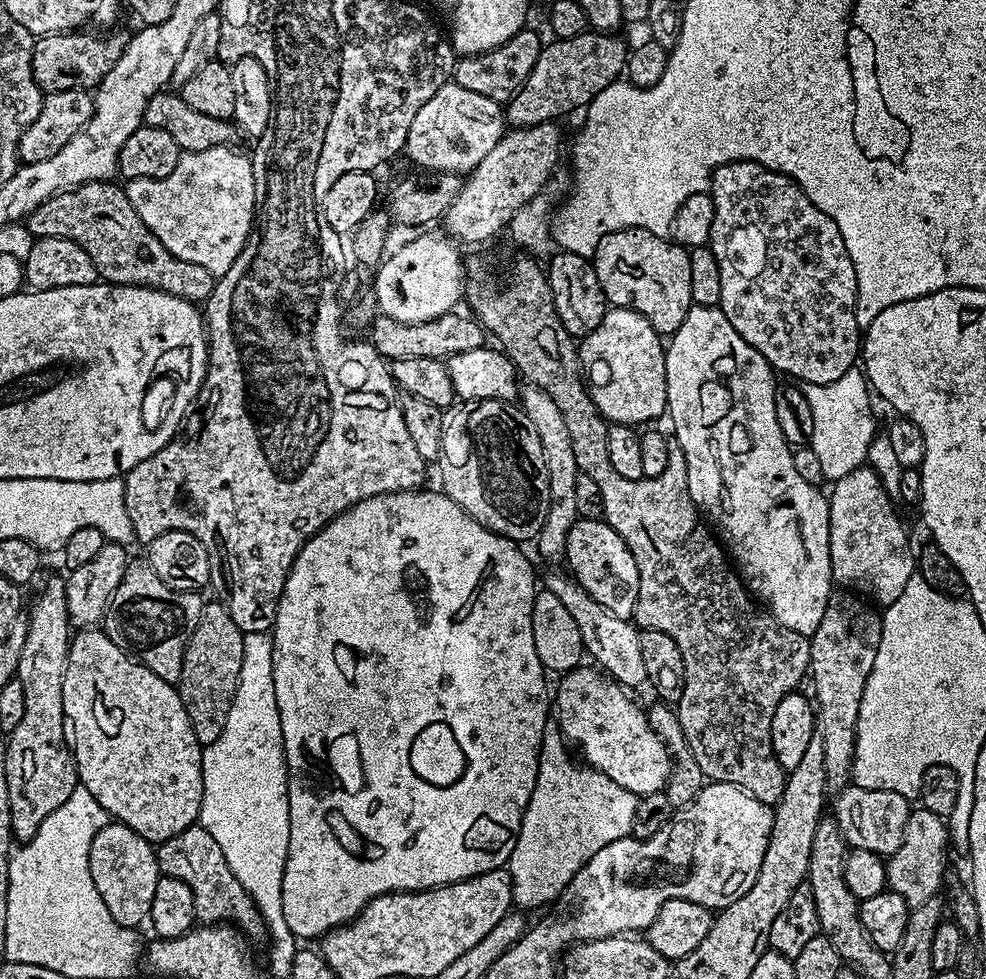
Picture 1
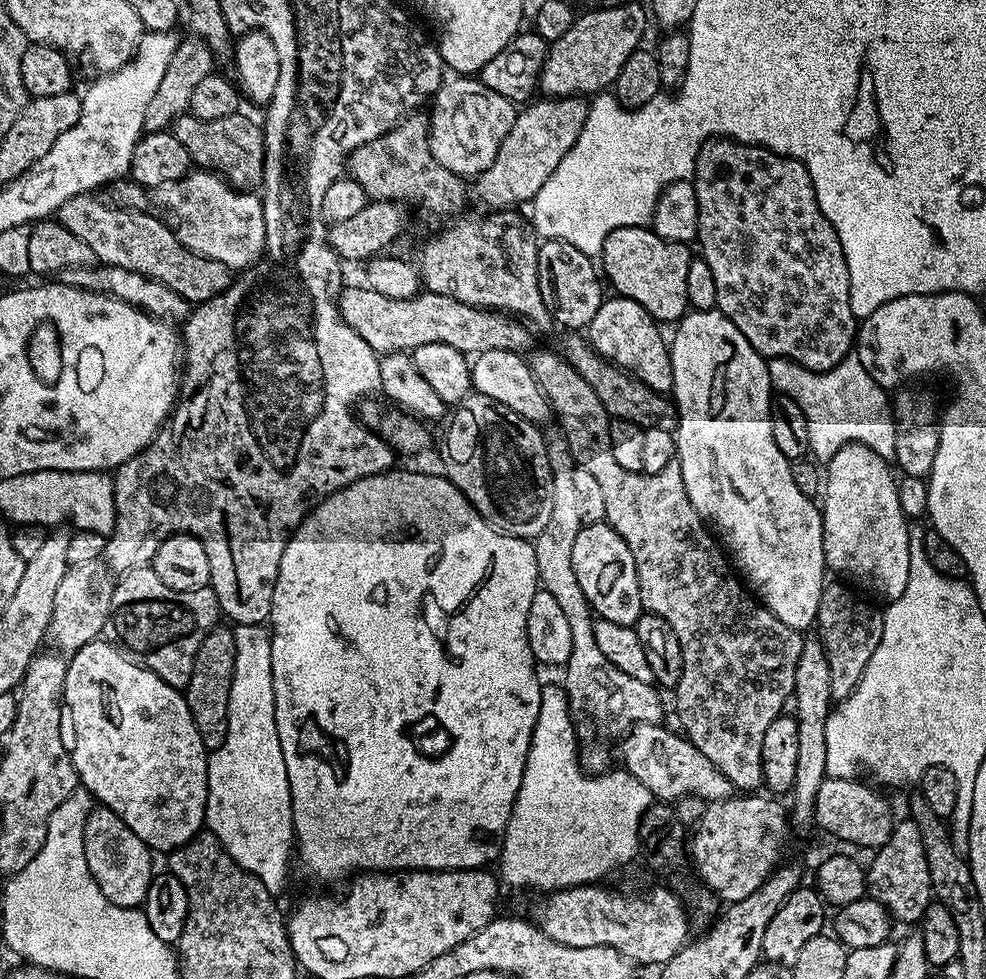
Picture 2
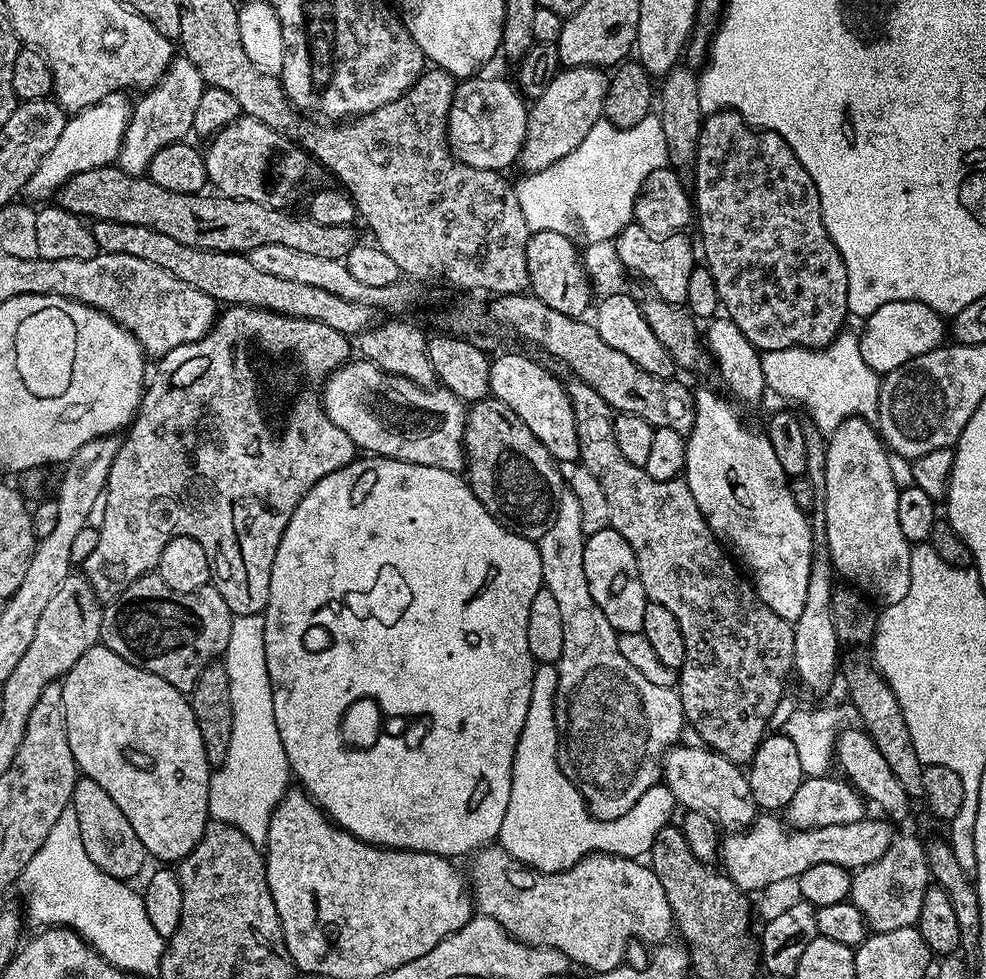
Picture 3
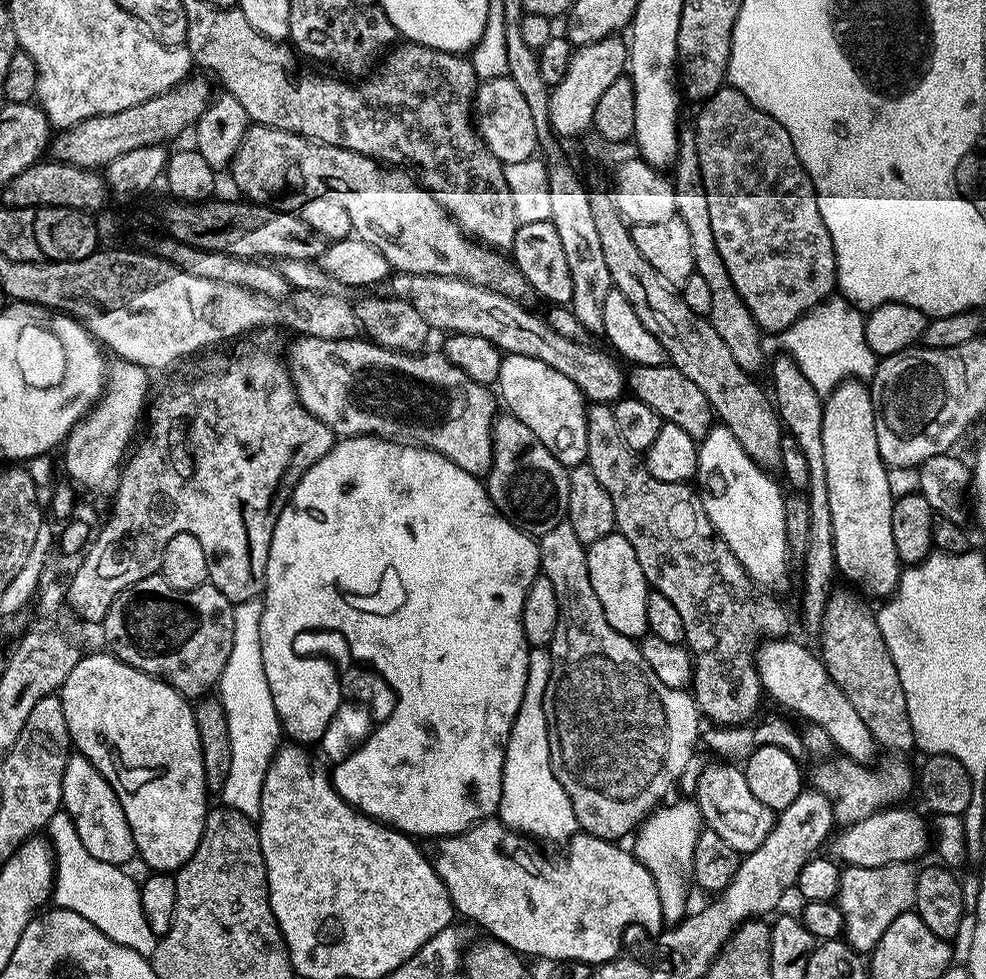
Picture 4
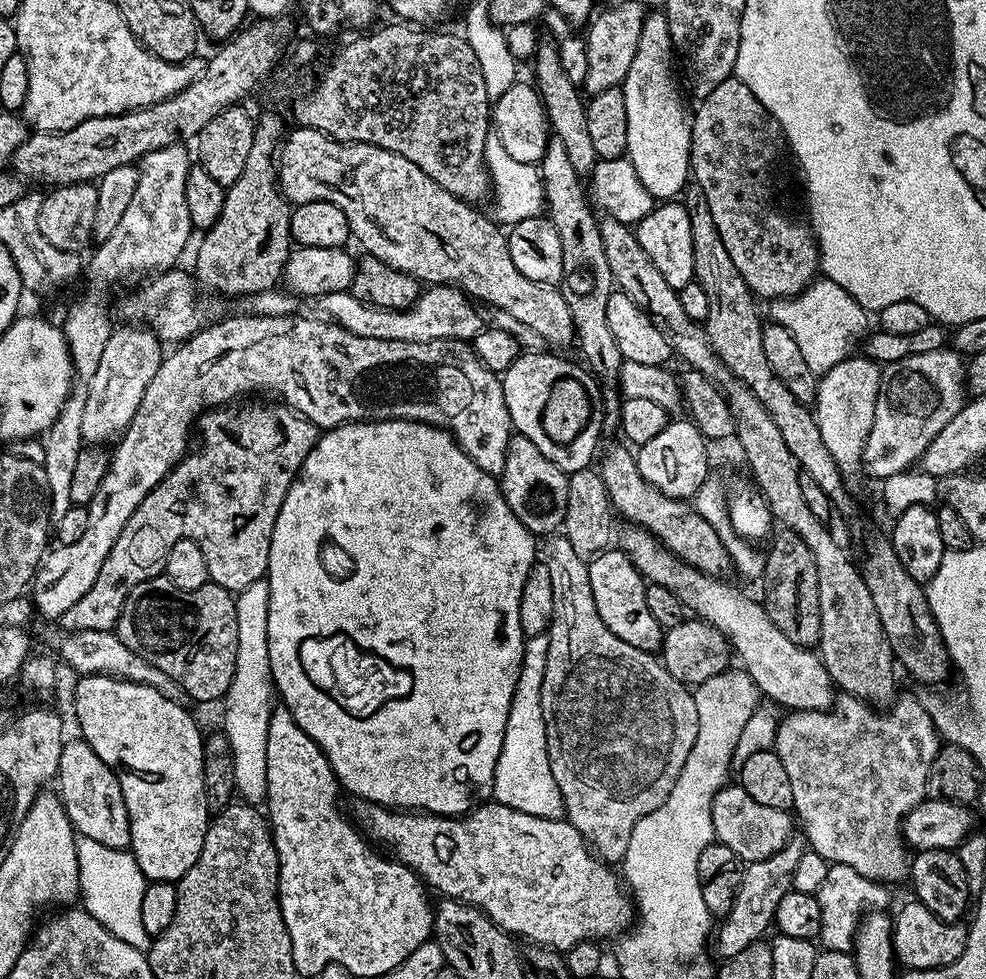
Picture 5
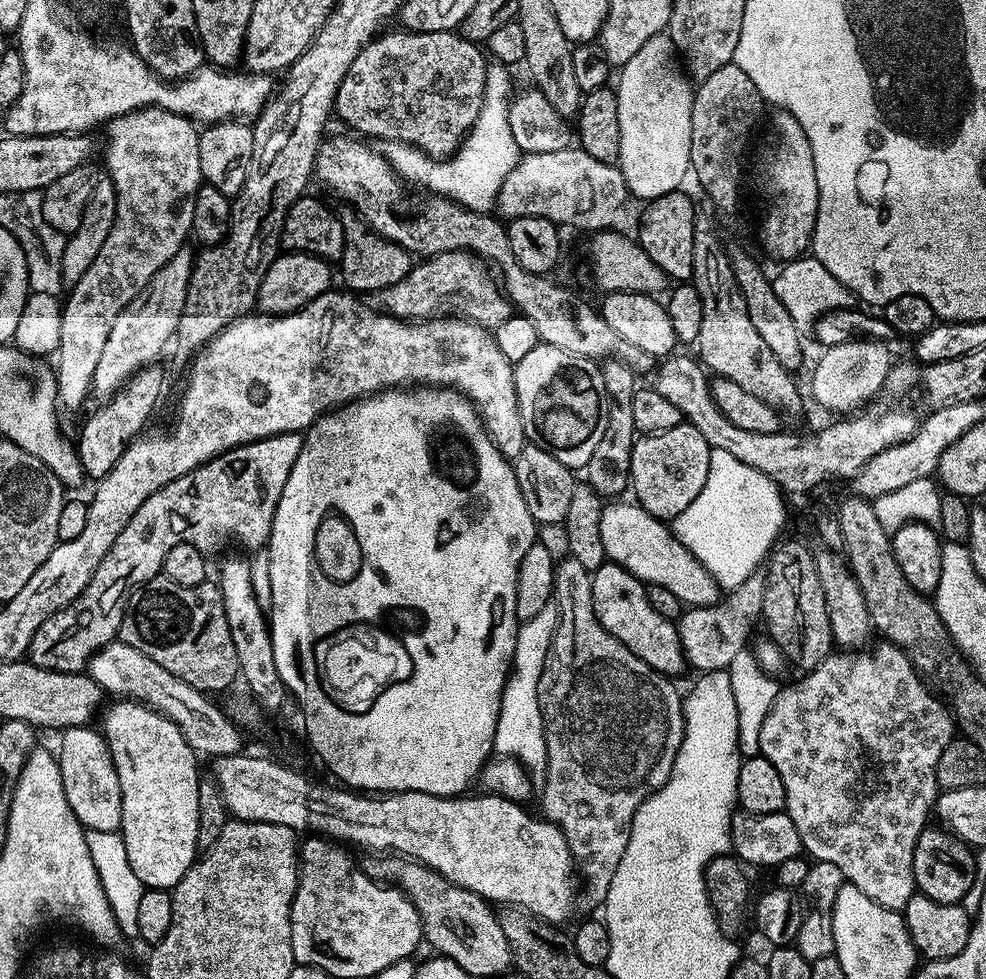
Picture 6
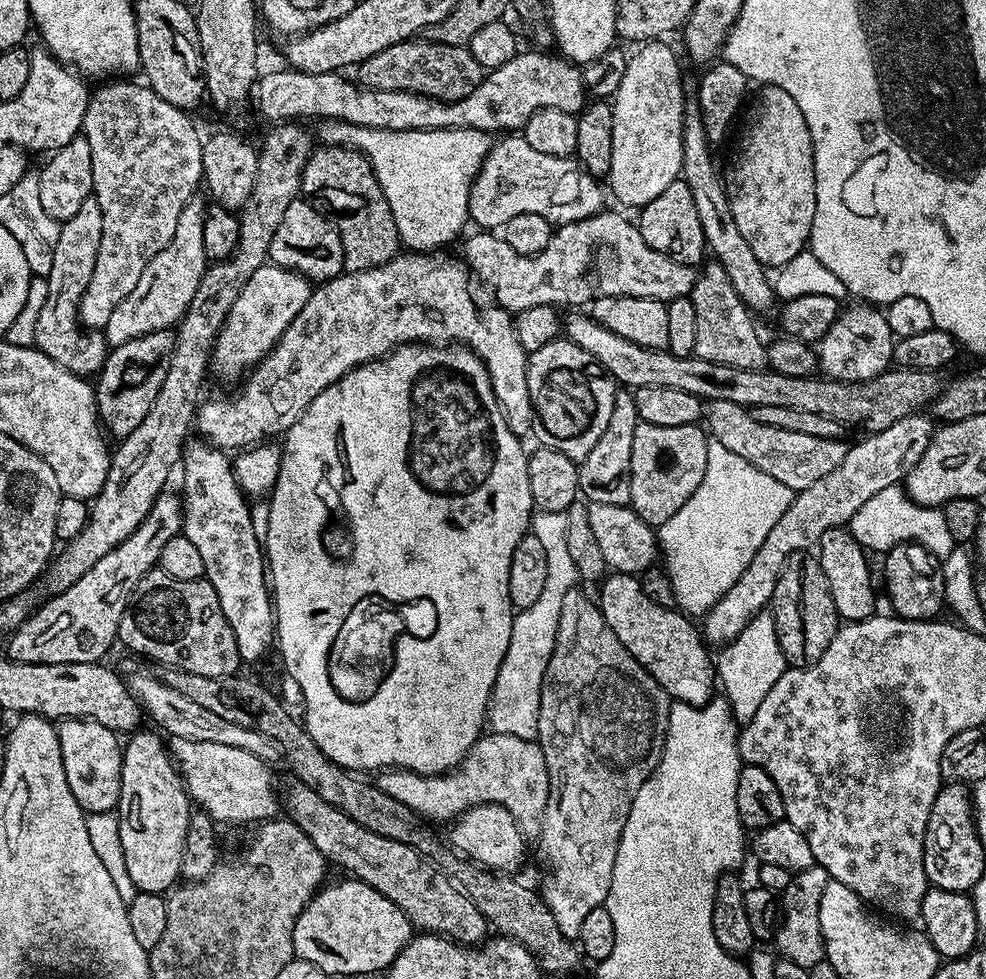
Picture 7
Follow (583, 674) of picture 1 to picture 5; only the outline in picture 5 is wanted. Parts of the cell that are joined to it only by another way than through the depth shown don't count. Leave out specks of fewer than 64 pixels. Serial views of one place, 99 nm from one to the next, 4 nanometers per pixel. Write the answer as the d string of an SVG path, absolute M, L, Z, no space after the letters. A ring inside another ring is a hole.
M729 782L720 788L712 803L715 839L730 846L730 850L734 850L734 854L738 854L744 862L770 858L770 854L782 850L782 846L793 839L792 824L794 828L791 811L774 810L774 806L762 806L754 802L754 798L750 798L750 794L746 794L746 790L736 782Z

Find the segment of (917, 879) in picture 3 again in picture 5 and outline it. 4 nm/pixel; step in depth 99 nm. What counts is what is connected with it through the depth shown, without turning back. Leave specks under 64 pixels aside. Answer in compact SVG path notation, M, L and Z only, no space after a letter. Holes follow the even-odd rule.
M829 864L826 879L814 894L818 898L818 907L822 910L822 928L818 937L821 949L830 952L852 952L856 943L856 930L862 917L869 910L884 910L888 904L889 889L879 880L871 880L851 866Z

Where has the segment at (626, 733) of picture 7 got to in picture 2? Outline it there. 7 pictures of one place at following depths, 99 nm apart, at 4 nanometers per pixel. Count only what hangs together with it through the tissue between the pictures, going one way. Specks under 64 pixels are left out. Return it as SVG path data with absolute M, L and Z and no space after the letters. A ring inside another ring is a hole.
M549 431L546 439L550 474L554 482L554 510L550 510L550 518L546 521L542 534L534 538L539 587L558 601L558 606L566 613L566 619L570 622L574 646L570 646L570 658L563 669L565 672L562 684L568 694L572 723L576 725L576 739L585 753L596 752L600 748L596 741L596 724L608 724L612 732L618 731L620 724L660 724L663 721L664 704L660 701L661 693L652 684L638 682L638 678L622 674L622 670L618 670L618 666L614 666L614 662L610 662L610 658L606 658L606 654L598 650L598 642L594 642L594 616L587 598L582 594L578 574L574 574L574 542L578 539L578 530L582 526L582 518L578 515L580 503L574 486L576 459L570 454L563 432Z

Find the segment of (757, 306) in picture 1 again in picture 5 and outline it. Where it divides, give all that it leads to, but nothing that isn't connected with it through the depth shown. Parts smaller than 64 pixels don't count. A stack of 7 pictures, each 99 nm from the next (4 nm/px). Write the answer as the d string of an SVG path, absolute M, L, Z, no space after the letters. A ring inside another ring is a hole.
M733 77L719 82L714 90L701 99L694 108L692 116L692 145L690 146L690 176L694 181L695 187L702 190L702 194L706 194L706 203L710 205L710 214L714 217L714 226L718 226L718 235L722 238L722 243L726 246L726 250L730 253L730 262L734 262L738 274L742 274L742 278L746 282L746 286L752 291L753 296L764 302L771 302L782 299L784 297L796 296L803 292L811 282L817 279L818 269L820 268L820 245L816 243L816 237L813 229L807 223L804 224L800 220L795 220L788 213L788 208L784 205L784 180L780 175L783 174L784 168L780 164L776 164L783 158L784 152L786 156L786 137L780 123L760 102L754 97L754 92L740 79Z

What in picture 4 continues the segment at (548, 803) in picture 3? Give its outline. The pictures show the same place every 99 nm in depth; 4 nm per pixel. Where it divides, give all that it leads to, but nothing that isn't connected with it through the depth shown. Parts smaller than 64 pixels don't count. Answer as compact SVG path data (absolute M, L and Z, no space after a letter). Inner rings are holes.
M532 648L529 651L526 694L522 694L522 706L518 706L518 714L514 718L514 726L506 742L498 819L507 828L533 841L567 842L570 837L576 835L578 825L574 806L570 806L570 798L566 790L562 790L562 782L554 778L554 770L550 762L550 738L544 713L544 699L546 698L546 682L550 682L551 669L552 654L548 648ZM691 799L680 800L677 804L670 805L669 808L664 807L657 807L640 825L634 836L634 841L636 840L634 855L642 862L642 866L646 866L646 870L650 870L650 874L658 886L658 898L662 902L662 914L665 921L679 922L689 911L688 884L690 888L690 880L688 875L694 858L694 842L698 840L698 834L702 831L702 821L700 808Z

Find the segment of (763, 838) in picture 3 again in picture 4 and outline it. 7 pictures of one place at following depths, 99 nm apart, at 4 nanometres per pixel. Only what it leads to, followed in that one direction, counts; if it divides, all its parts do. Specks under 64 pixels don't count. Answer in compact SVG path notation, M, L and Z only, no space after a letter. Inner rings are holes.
M904 807L881 808L879 812L870 814L870 818L862 818L862 822L841 827L831 837L831 855L837 861L854 868L881 868L887 864L919 861L919 856L930 848L930 824L914 809Z

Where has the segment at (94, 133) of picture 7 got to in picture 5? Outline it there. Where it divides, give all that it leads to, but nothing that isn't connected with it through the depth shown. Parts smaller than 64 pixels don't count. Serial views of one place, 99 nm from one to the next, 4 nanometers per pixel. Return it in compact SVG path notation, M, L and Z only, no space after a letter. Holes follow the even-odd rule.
M183 143L162 146L160 150L147 152L139 159L138 190L134 190L134 199L130 201L130 206L126 206L126 211L118 221L118 227L110 233L110 238L99 241L95 245L96 253L86 260L88 293L81 300L73 302L68 317L62 323L76 381L58 418L42 436L42 463L46 470L52 506L50 520L53 525L65 516L66 510L74 507L70 498L70 485L78 454L85 447L82 438L82 410L86 407L88 383L94 378L94 370L98 370L98 362L102 359L102 350L106 350L106 342L110 342L114 331L114 323L108 317L108 295L115 284L132 280L135 276L144 278L149 274L175 269L176 259L183 254L188 239L194 235L190 210L186 206L186 174L190 167L190 152L184 148L187 147Z

